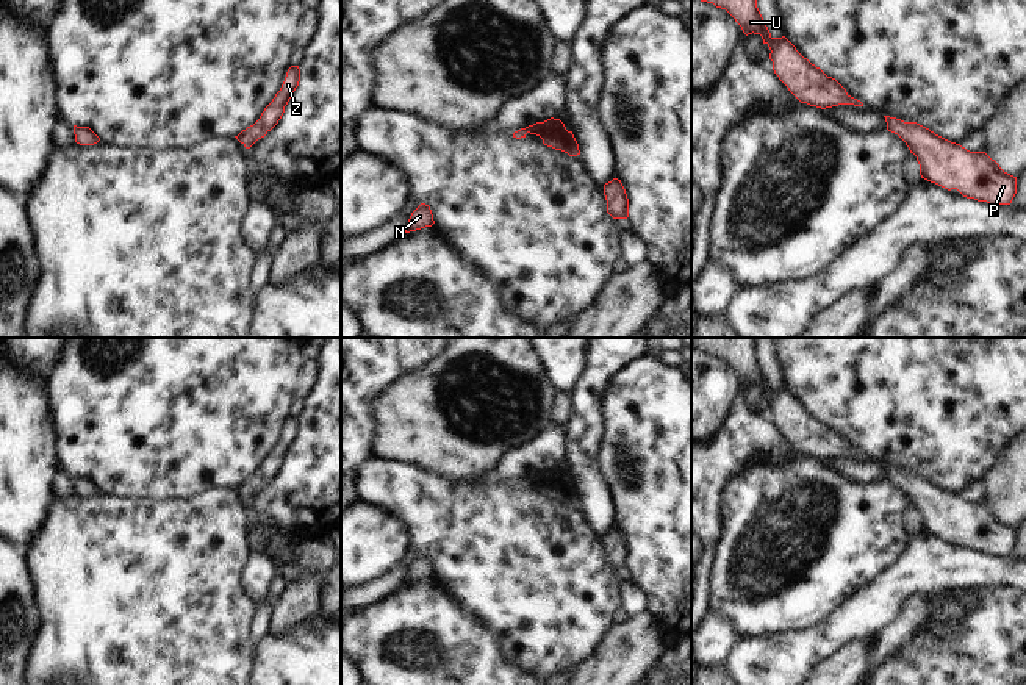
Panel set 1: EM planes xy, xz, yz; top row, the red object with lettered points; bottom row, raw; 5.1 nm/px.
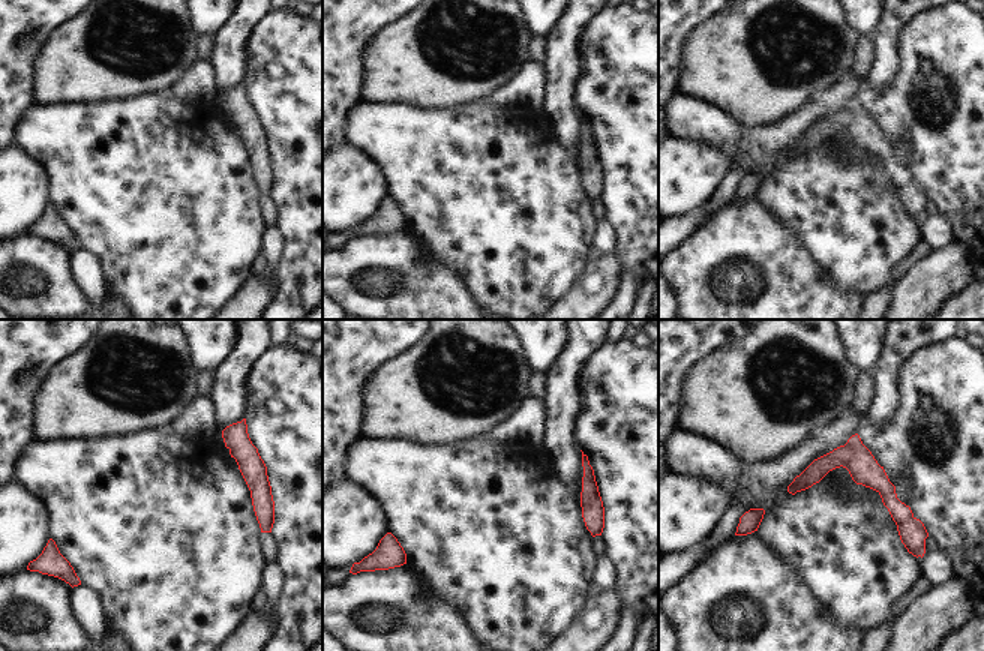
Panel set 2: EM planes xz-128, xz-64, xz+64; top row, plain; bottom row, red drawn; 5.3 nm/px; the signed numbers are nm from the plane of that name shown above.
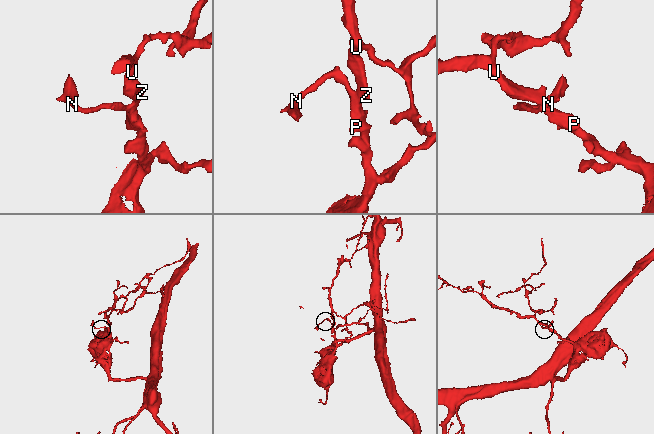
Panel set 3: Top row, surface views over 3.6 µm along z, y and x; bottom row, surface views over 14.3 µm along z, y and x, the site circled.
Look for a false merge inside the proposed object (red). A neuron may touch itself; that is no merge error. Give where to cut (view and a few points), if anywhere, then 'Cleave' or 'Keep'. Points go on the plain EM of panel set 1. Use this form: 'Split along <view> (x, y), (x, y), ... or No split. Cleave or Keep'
No split. Keep

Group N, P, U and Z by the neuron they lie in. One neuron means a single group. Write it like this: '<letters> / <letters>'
N P U Z

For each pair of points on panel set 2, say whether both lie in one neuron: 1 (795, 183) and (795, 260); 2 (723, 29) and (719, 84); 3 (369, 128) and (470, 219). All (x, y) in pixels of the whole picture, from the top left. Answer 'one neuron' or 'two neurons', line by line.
1: two neurons
2: one neuron
3: one neuron

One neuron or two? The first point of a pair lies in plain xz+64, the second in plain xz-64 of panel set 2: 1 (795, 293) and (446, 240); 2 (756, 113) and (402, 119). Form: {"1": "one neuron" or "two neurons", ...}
{"1": "two neurons", "2": "two neurons"}

